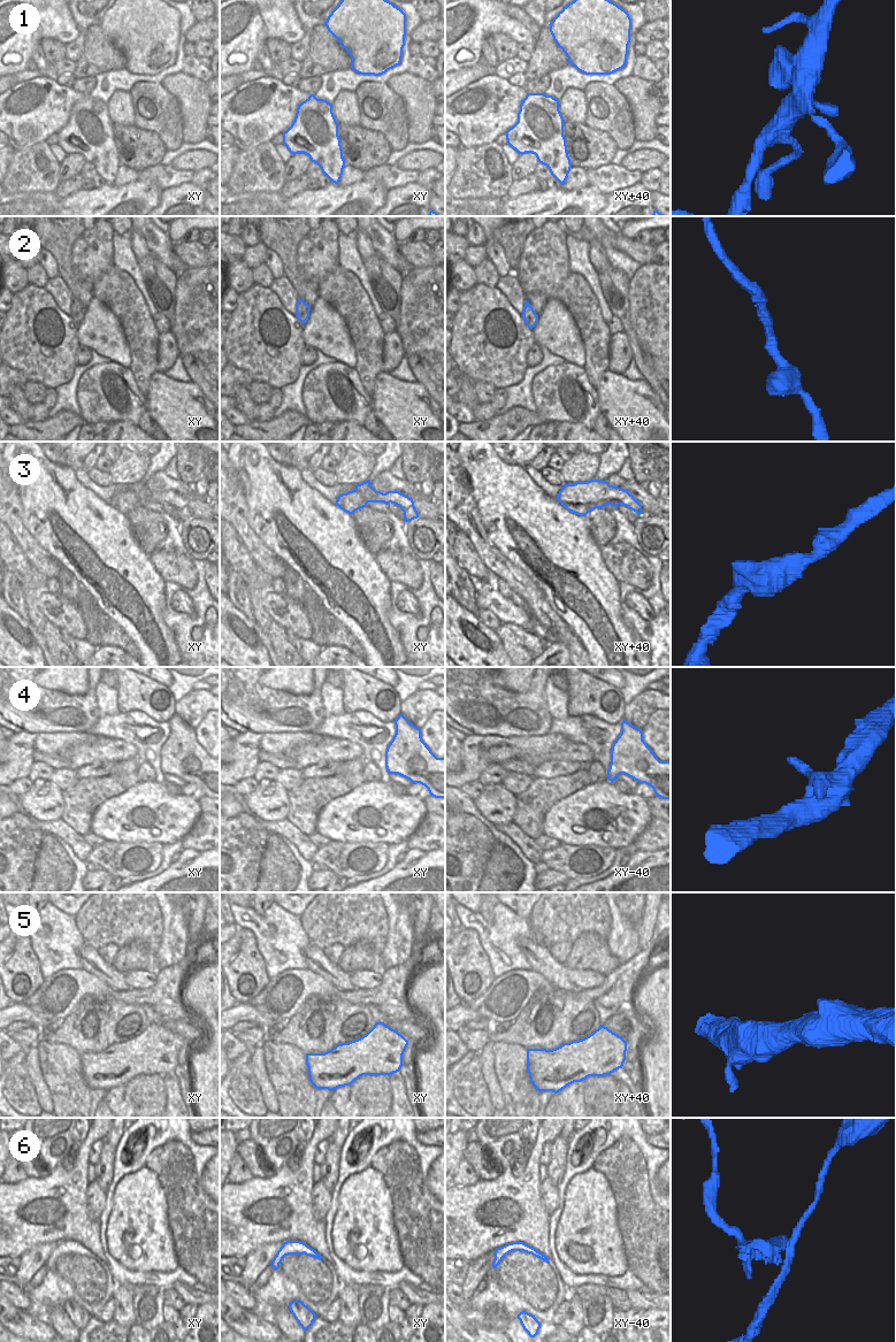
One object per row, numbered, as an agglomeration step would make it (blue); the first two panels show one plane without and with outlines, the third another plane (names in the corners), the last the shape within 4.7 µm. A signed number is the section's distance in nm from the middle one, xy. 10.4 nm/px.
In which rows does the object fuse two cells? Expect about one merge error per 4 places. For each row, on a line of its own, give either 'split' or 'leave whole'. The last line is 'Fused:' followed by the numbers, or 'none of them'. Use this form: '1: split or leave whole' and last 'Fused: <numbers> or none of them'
1: leave whole
2: leave whole
3: leave whole
4: leave whole
5: leave whole
6: split
Fused: 6

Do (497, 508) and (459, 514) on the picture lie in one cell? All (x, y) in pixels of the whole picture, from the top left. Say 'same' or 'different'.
different

